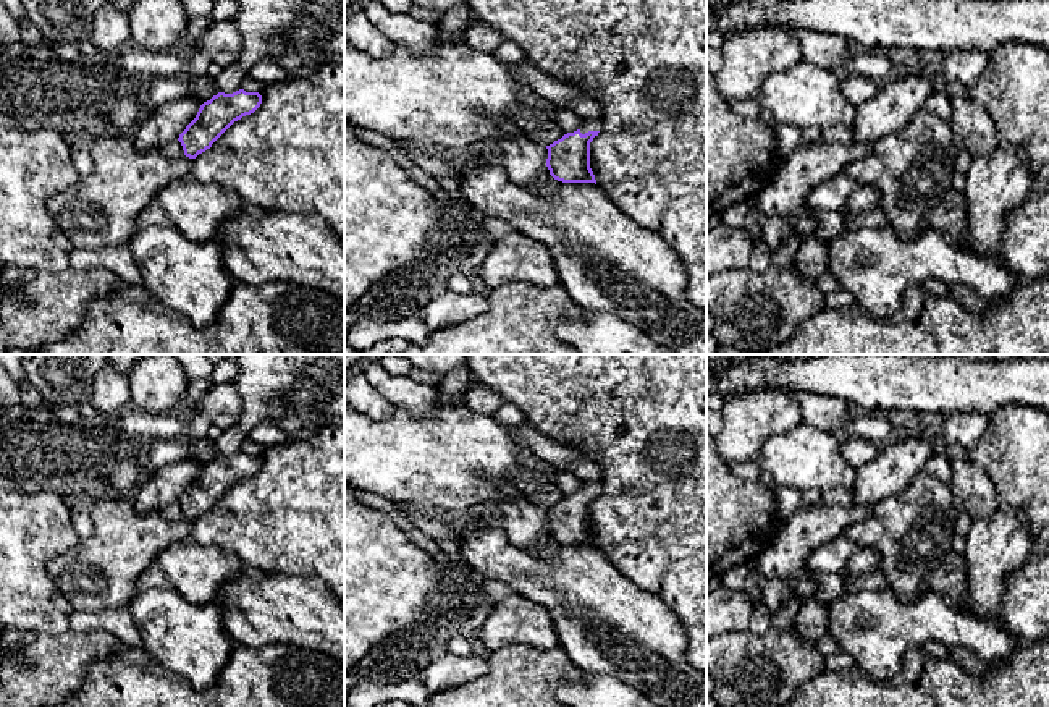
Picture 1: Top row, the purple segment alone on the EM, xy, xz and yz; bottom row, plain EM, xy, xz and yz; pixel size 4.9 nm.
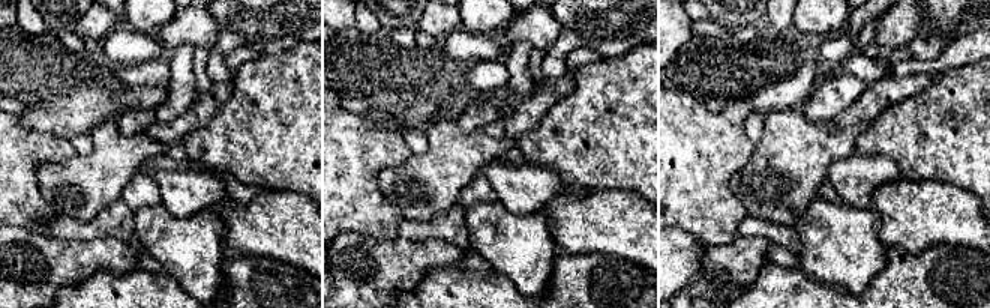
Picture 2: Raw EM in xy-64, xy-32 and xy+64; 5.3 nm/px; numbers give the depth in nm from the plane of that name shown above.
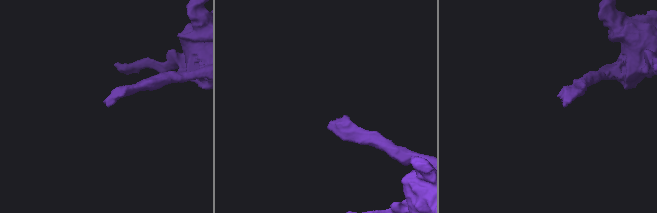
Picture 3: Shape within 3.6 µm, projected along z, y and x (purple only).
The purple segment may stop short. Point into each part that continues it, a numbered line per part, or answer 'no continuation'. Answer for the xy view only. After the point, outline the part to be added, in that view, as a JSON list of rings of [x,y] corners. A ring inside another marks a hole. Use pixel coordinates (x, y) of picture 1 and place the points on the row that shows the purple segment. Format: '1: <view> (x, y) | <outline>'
1: xy (173, 149) | [[[173,139],[171,142],[162,146],[160,150],[170,159],[178,159],[184,155],[183,146],[178,139]]]

